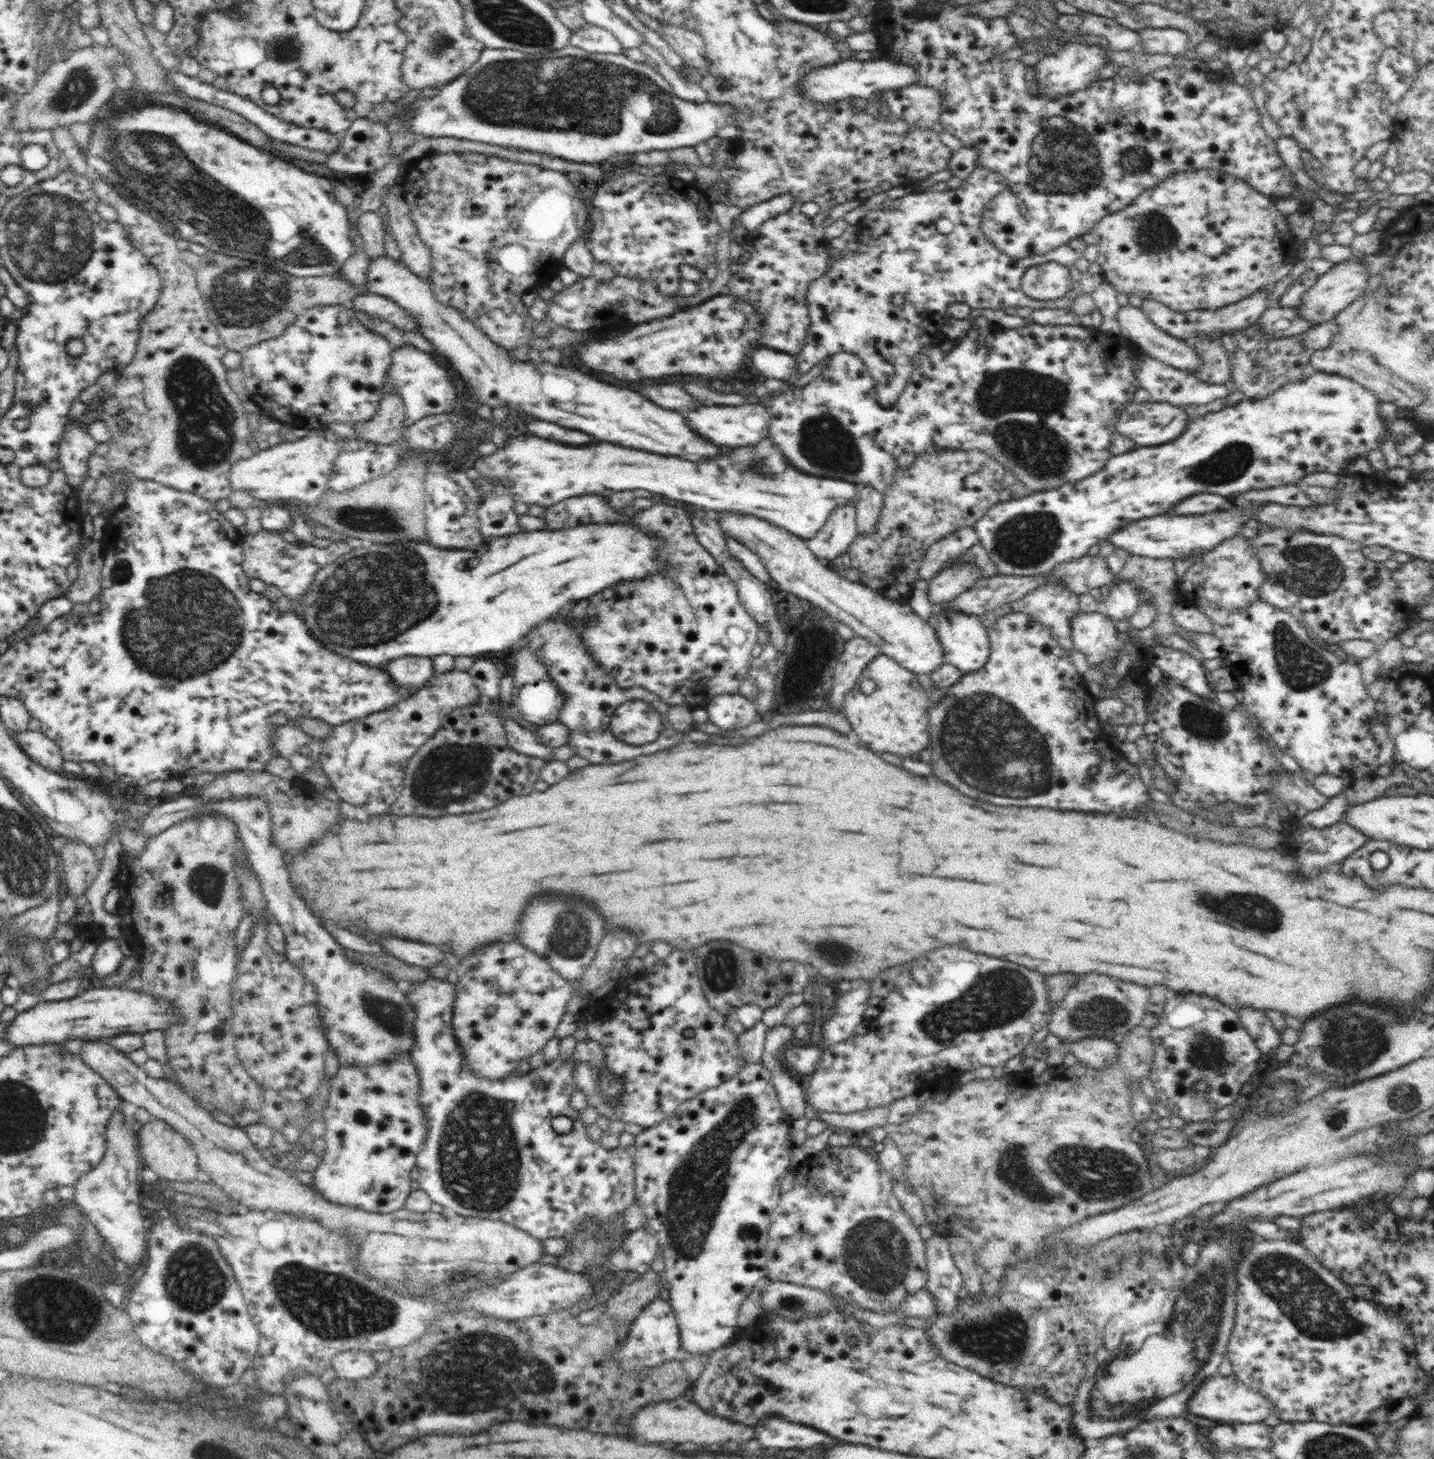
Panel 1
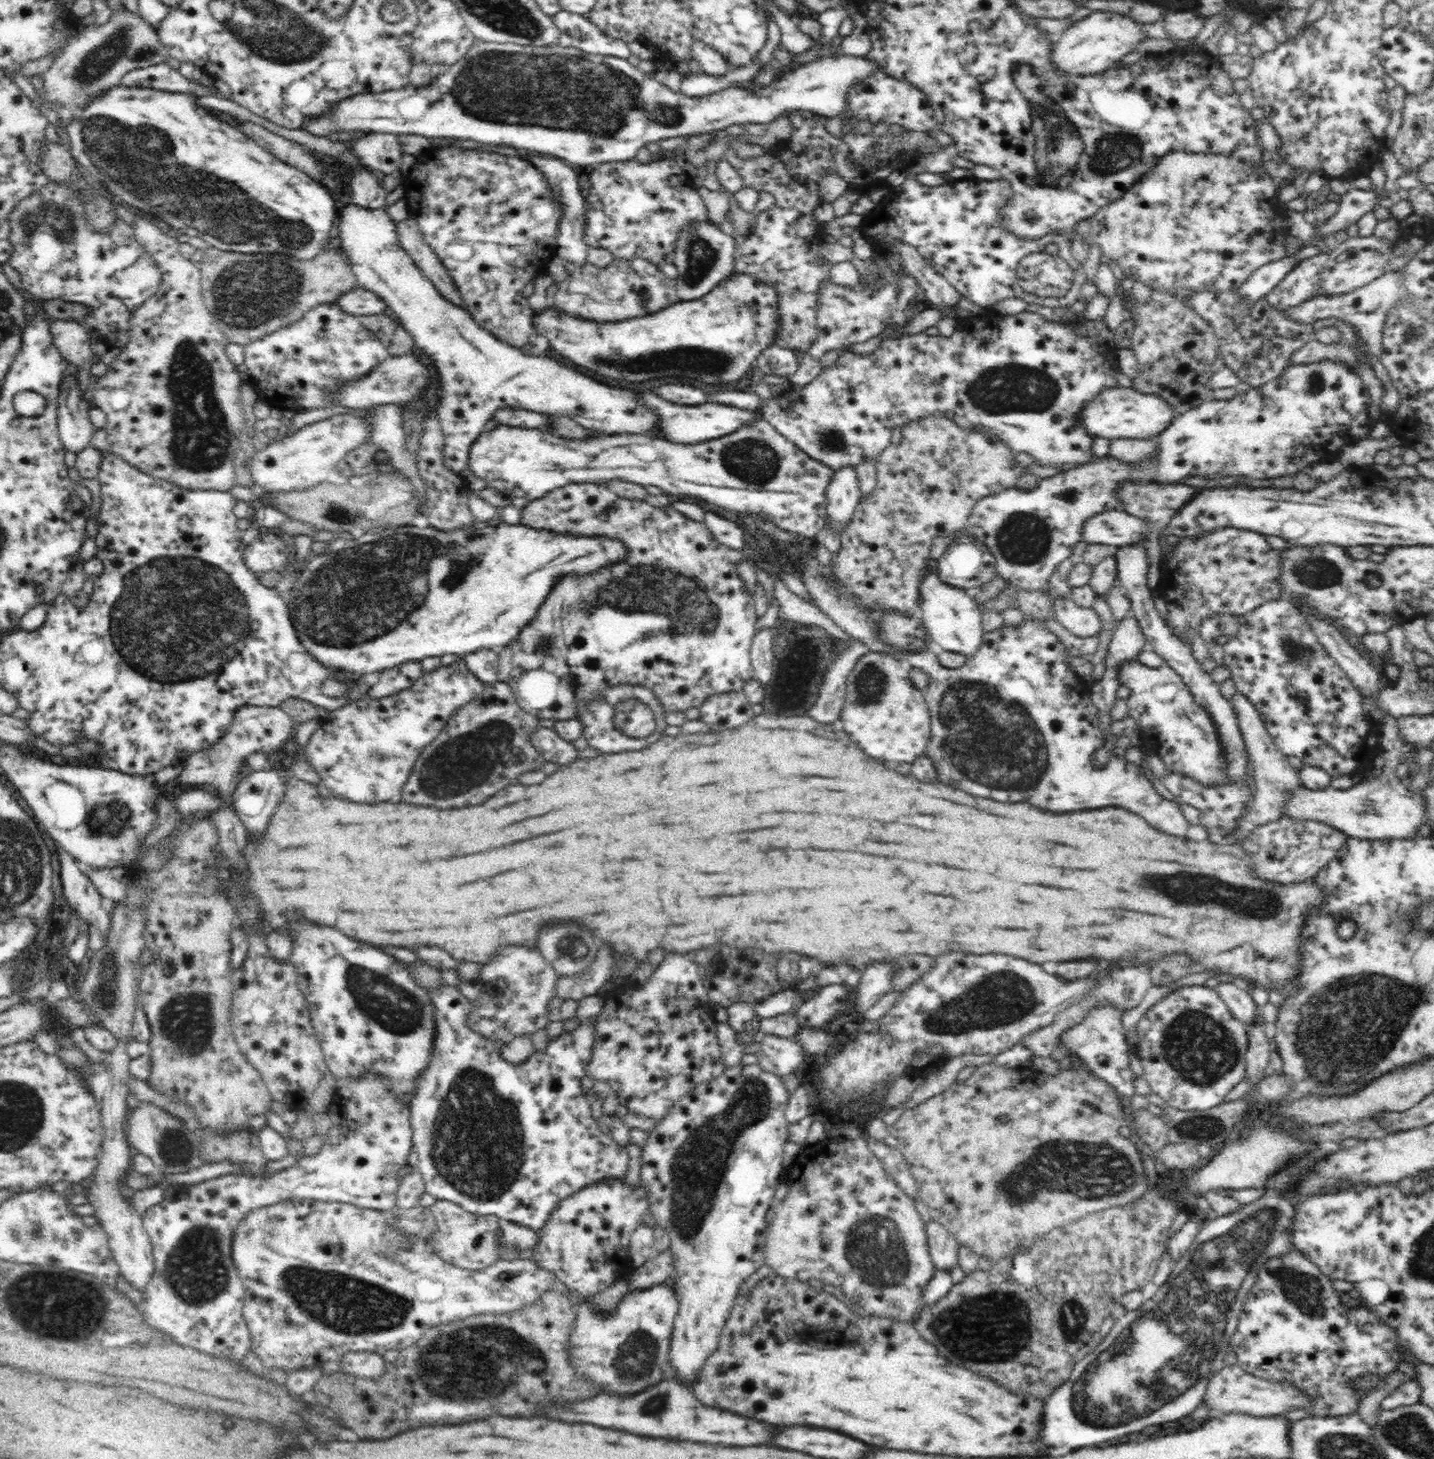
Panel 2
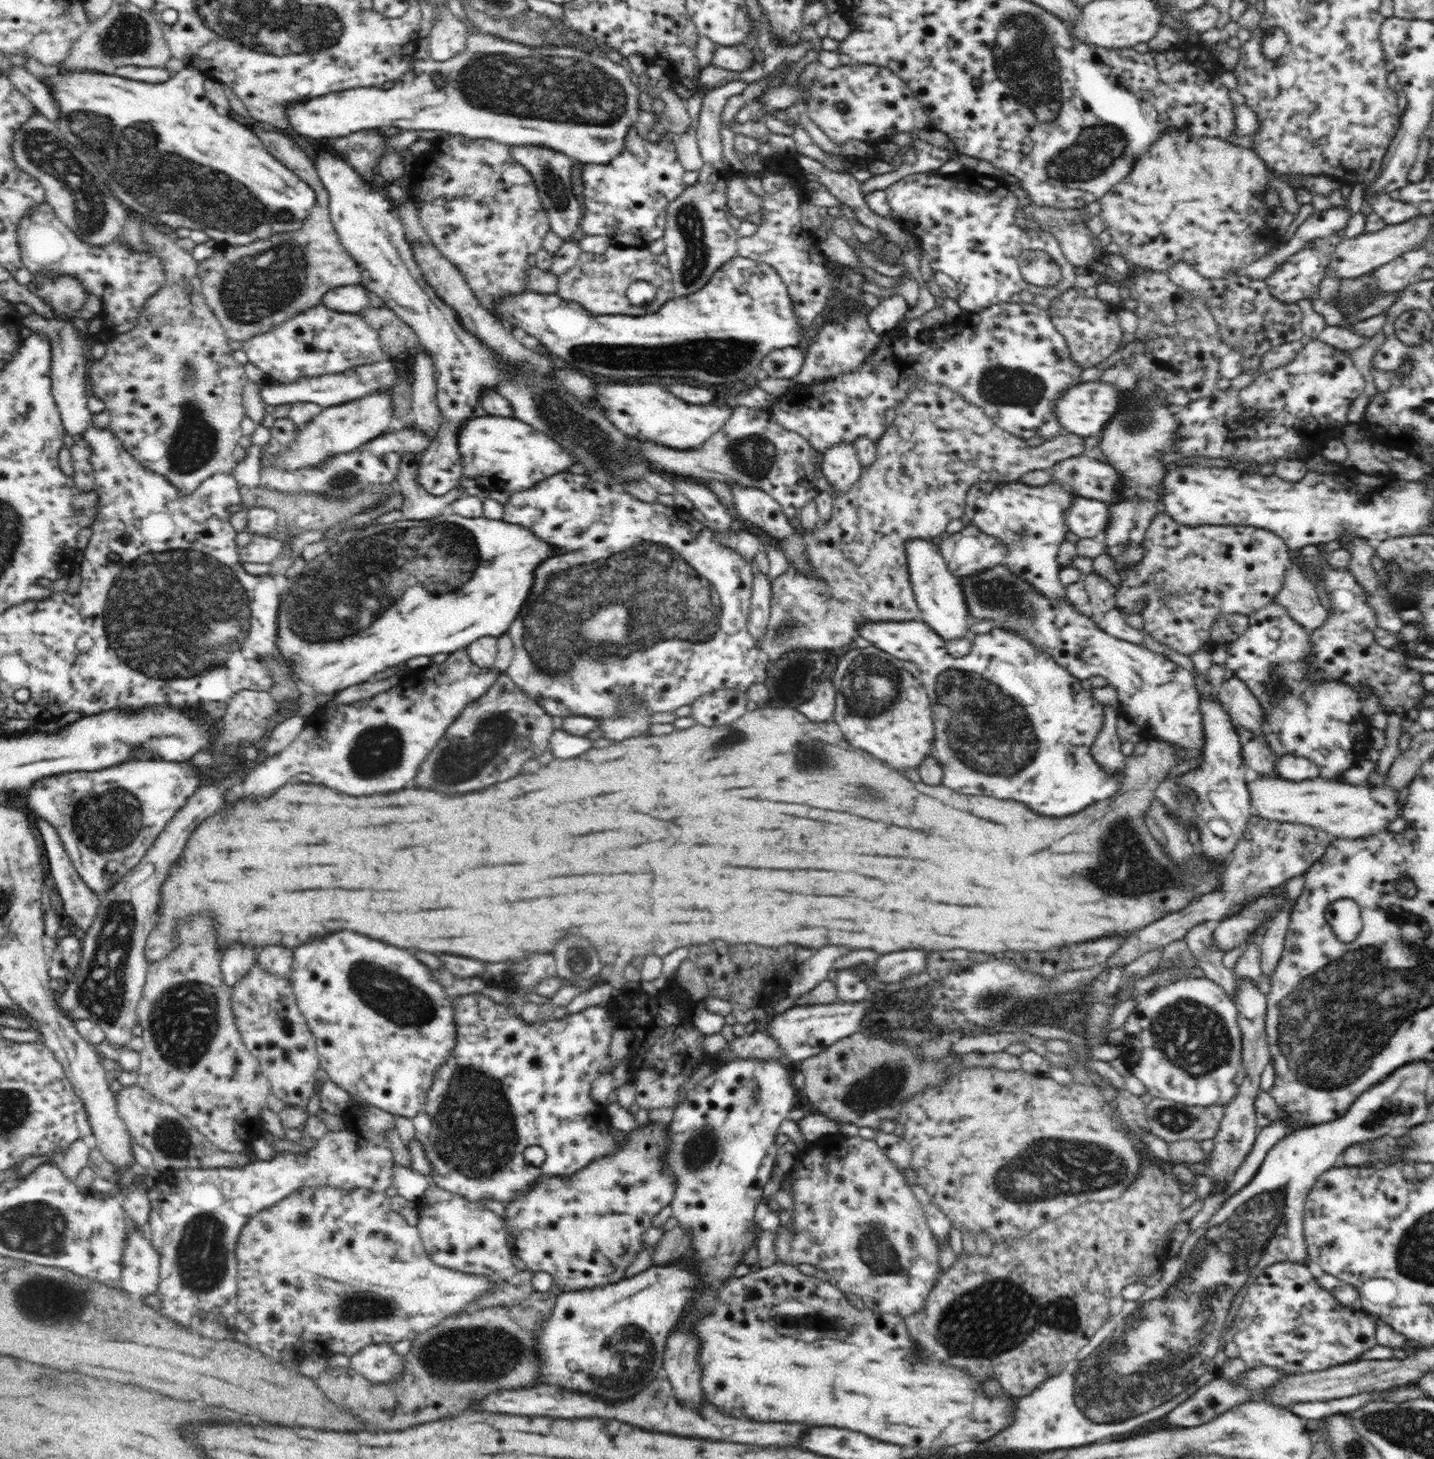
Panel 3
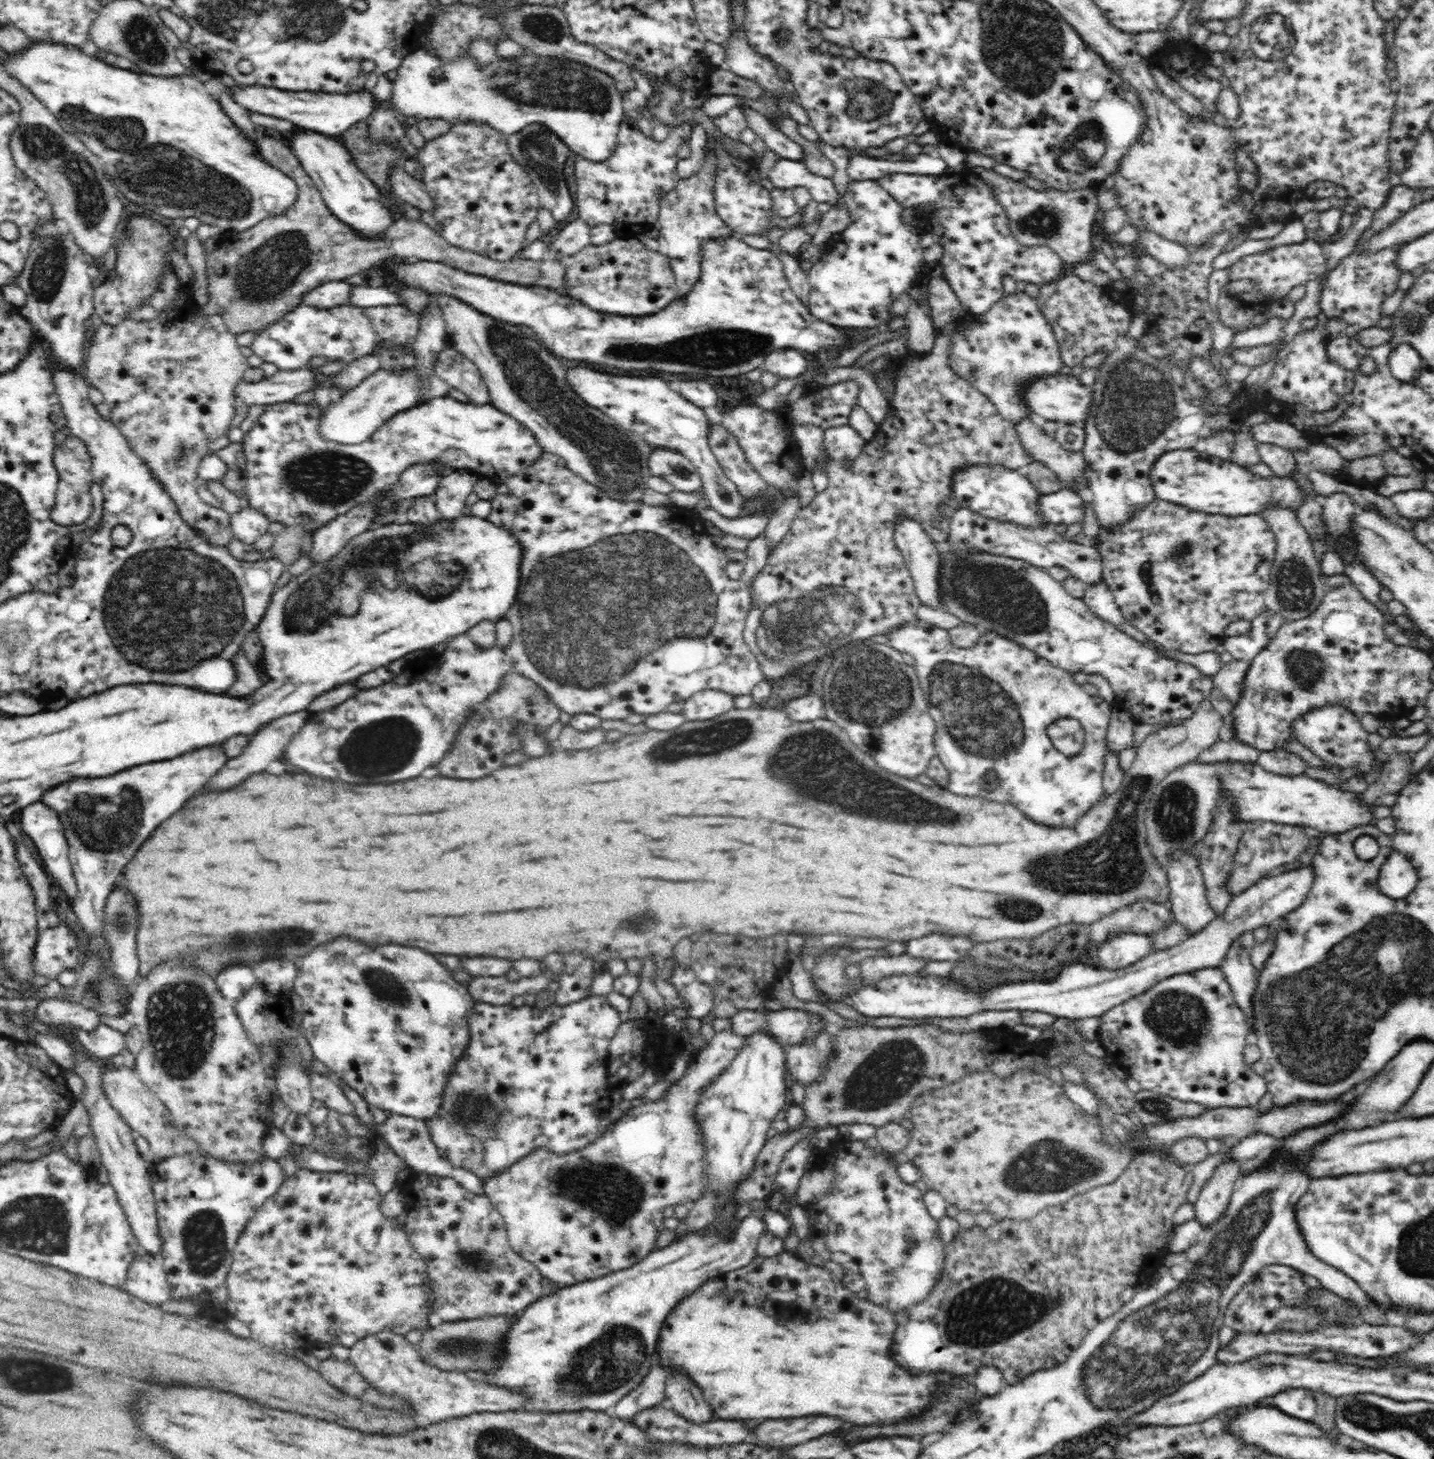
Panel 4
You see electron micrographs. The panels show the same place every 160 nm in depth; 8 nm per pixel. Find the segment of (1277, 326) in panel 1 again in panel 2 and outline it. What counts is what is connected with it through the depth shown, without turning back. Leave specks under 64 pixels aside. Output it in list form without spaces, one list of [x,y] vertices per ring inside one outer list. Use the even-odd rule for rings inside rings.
[[[1402,270],[1395,272],[1384,273],[1378,278],[1362,286],[1352,290],[1352,292],[1346,292],[1346,294],[1336,294],[1336,296],[1326,296],[1325,294],[1318,294],[1304,302],[1301,302],[1298,306],[1293,306],[1283,310],[1283,313],[1290,320],[1301,322],[1302,324],[1314,324],[1316,320],[1324,320],[1324,318],[1335,318],[1336,320],[1345,321],[1353,326],[1357,330],[1357,336],[1361,336],[1365,346],[1367,347],[1366,354],[1368,362],[1373,368],[1376,377],[1382,383],[1382,389],[1384,389],[1384,396],[1382,396],[1382,404],[1380,404],[1380,410],[1385,414],[1395,413],[1399,407],[1400,394],[1397,388],[1391,382],[1389,373],[1385,369],[1385,366],[1381,361],[1382,352],[1382,328],[1384,328],[1384,322],[1386,322],[1386,314],[1384,314],[1384,308],[1388,308],[1392,304],[1392,300],[1396,298],[1400,286],[1403,282]]]

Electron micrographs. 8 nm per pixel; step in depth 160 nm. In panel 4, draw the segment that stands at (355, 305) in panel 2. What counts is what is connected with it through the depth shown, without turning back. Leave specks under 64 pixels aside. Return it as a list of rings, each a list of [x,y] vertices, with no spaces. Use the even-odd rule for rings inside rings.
[[[345,281],[324,282],[324,284],[318,285],[318,288],[306,292],[302,296],[302,304],[321,309],[349,304],[350,290],[352,290],[352,285]]]

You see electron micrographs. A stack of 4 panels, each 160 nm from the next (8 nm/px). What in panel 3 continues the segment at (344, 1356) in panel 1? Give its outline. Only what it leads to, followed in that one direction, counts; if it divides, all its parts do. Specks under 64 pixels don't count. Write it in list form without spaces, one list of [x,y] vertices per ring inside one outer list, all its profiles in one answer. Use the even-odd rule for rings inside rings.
[[[370,1344],[350,1356],[351,1367],[360,1378],[372,1383],[395,1384],[404,1368],[404,1358],[398,1355],[392,1344]]]

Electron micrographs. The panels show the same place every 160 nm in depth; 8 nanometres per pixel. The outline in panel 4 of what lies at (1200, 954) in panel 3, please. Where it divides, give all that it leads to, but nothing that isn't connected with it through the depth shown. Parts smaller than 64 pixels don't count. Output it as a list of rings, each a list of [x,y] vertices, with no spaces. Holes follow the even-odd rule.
[[[1174,852],[1170,859],[1164,864],[1168,875],[1169,905],[1172,910],[1172,916],[1182,926],[1189,936],[1198,934],[1200,930],[1204,930],[1204,926],[1208,926],[1217,916],[1209,905],[1205,882],[1200,870],[1199,860],[1196,860],[1192,854],[1187,852]]]

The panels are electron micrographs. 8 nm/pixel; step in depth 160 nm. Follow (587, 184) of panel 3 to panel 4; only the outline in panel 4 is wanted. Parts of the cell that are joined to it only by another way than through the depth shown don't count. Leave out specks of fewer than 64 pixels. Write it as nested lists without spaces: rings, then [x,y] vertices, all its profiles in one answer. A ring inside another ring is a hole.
[[[625,116],[619,127],[617,147],[608,161],[591,162],[580,156],[576,160],[576,200],[574,204],[578,208],[579,217],[591,227],[598,226],[598,224],[613,226],[616,237],[620,239],[637,239],[639,234],[646,233],[655,227],[661,197],[670,190],[674,191],[681,182],[680,176],[676,173],[679,162],[676,150],[680,143],[689,140],[692,130],[692,125],[680,124],[672,128],[663,142],[656,142],[649,134],[643,133],[639,122],[632,117]]]

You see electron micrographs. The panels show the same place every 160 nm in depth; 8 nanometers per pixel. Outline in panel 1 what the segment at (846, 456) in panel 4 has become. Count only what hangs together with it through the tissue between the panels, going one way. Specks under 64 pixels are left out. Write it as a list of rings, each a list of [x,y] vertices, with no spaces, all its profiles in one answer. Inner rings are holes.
[[[854,504],[838,506],[814,538],[805,540],[812,554],[830,567],[847,559],[848,548],[858,534]]]

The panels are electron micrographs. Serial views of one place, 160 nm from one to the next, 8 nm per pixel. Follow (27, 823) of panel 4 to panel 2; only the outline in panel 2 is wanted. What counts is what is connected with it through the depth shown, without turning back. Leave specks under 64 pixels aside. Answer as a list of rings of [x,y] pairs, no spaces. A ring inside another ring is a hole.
[[[57,846],[61,866],[60,878],[71,913],[82,922],[89,922],[88,946],[98,952],[110,932],[110,915],[102,907],[102,895],[83,873],[83,868],[68,852]]]

